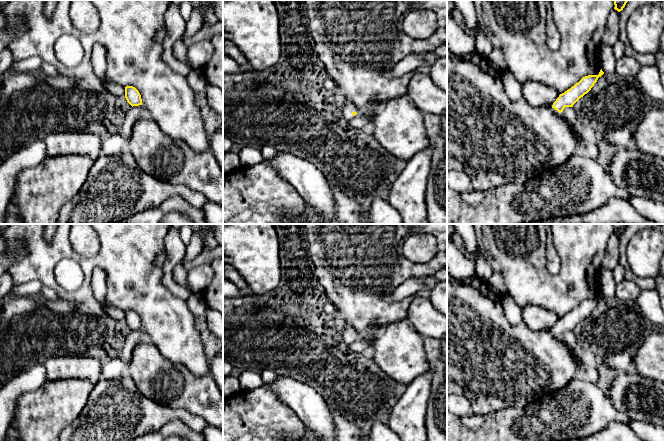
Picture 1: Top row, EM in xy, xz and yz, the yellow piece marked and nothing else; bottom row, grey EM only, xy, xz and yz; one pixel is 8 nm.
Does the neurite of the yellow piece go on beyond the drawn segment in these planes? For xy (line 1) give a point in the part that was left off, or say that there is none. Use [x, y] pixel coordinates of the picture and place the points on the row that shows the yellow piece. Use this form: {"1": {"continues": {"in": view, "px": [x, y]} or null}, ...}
{"1": {"continues": null}}

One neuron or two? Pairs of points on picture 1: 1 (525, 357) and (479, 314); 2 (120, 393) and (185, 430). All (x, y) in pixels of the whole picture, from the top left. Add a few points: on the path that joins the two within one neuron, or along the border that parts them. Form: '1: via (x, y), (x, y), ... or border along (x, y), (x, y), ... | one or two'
1: via (514, 349), (490, 325) | one
2: border along (191, 428), (178, 419), (171, 419), (156, 430) | two

